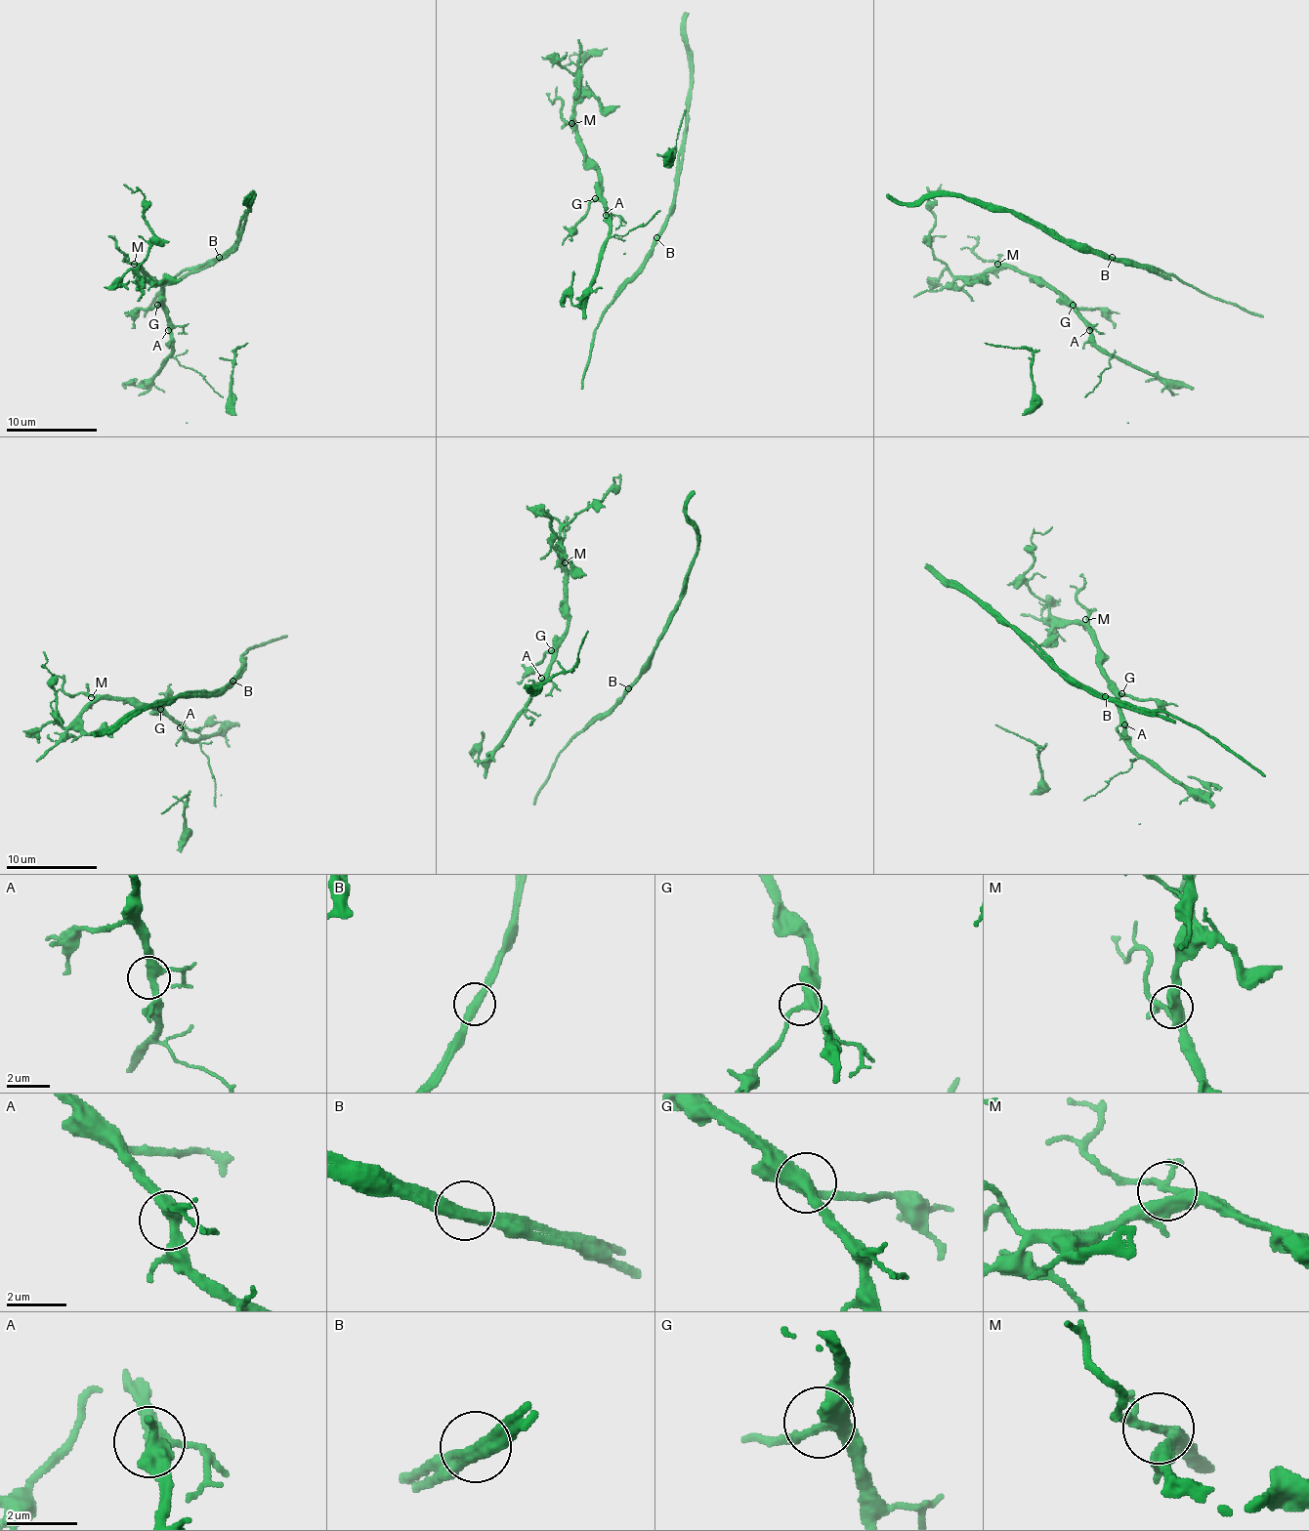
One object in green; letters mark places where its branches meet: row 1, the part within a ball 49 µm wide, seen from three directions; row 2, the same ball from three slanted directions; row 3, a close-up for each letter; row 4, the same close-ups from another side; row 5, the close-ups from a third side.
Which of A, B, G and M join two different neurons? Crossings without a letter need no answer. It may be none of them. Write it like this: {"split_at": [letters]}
{"split_at": ["B"]}

